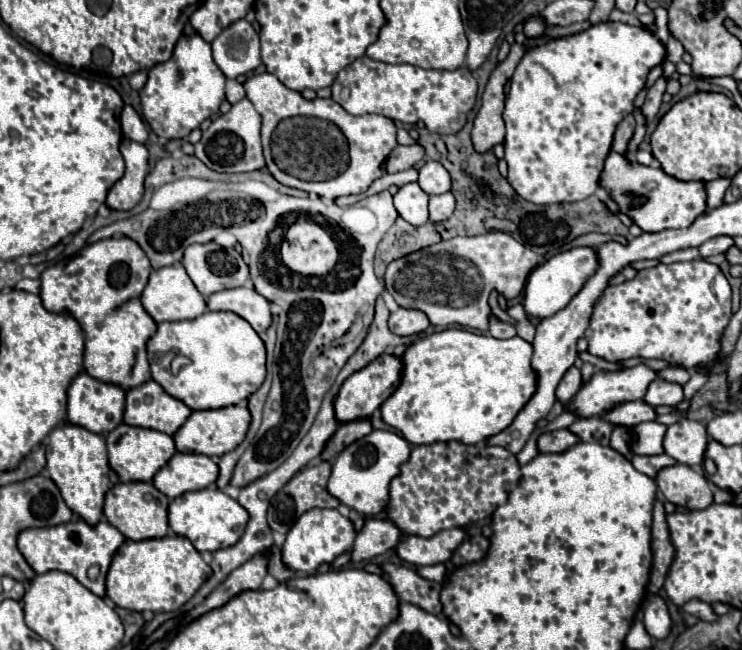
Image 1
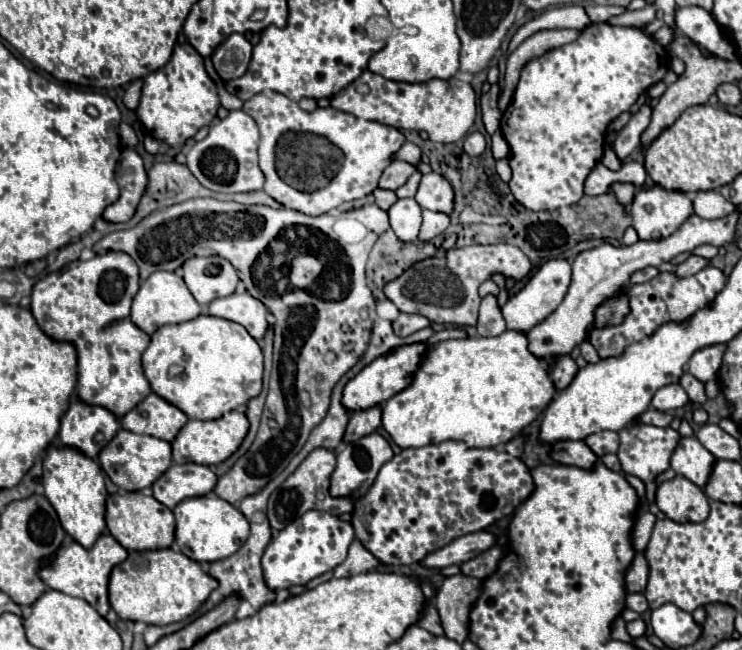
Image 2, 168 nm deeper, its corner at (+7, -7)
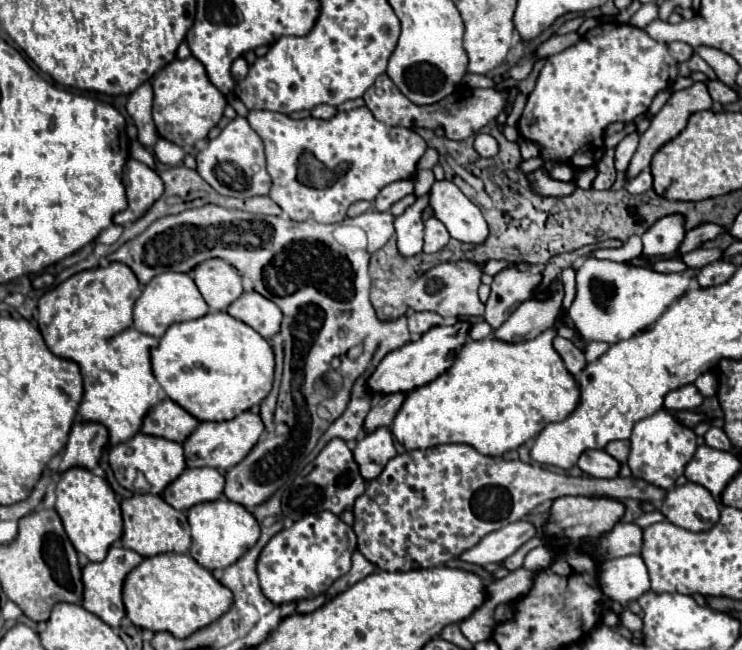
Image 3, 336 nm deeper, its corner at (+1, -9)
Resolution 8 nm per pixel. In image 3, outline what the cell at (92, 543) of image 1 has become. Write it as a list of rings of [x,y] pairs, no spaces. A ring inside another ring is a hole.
[[[111,545],[109,547],[109,553],[103,561],[99,563],[87,563],[83,569],[81,569],[81,579],[83,579],[83,601],[81,605],[99,615],[107,625],[111,627],[119,627],[119,621],[123,619],[125,615],[125,607],[123,607],[123,579],[125,575],[137,567],[141,563],[141,555],[131,551],[131,549],[125,549],[125,547],[117,547],[117,545]]]

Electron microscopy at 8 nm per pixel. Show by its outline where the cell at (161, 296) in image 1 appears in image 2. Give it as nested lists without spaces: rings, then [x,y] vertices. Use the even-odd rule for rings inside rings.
[[[157,271],[151,273],[139,287],[133,305],[131,305],[131,321],[145,331],[147,335],[155,333],[159,327],[169,325],[169,323],[183,323],[183,321],[191,321],[197,315],[203,313],[203,307],[195,301],[195,297],[191,295],[191,291],[187,289],[183,277],[179,277],[177,273],[169,273],[169,271]]]

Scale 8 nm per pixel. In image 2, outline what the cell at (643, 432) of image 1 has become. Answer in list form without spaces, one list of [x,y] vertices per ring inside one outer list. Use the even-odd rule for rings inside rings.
[[[633,423],[633,425],[627,425],[625,429],[621,429],[619,433],[621,437],[621,445],[619,445],[619,451],[617,451],[617,457],[621,461],[621,467],[627,475],[635,475],[639,477],[645,487],[647,487],[647,499],[655,497],[655,489],[657,489],[657,475],[661,475],[663,471],[667,471],[671,465],[671,455],[681,439],[681,435],[671,429],[671,427],[655,427],[655,425],[645,425],[645,423]]]

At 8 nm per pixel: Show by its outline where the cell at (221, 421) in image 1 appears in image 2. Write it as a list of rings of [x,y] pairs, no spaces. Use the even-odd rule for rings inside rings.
[[[231,411],[225,417],[219,417],[213,421],[189,419],[181,429],[181,433],[175,437],[175,441],[171,443],[173,459],[175,463],[189,461],[189,463],[201,463],[201,465],[217,465],[239,449],[247,431],[249,431],[249,421],[247,421],[247,415],[241,411]]]

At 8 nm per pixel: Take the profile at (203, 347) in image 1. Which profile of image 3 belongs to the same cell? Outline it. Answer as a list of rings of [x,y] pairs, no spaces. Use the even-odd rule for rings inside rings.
[[[225,311],[175,323],[151,351],[153,375],[167,397],[199,421],[227,421],[263,401],[273,385],[273,351],[269,343],[243,321]]]

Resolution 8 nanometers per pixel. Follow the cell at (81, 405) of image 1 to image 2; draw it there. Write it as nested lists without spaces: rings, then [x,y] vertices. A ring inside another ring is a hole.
[[[75,397],[61,419],[59,439],[65,447],[79,449],[83,455],[97,459],[99,451],[115,437],[117,429],[119,419],[111,411],[91,407]]]

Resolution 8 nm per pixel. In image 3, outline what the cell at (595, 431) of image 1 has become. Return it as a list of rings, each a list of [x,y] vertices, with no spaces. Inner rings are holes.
[[[611,441],[605,451],[615,457],[619,463],[625,463],[627,461],[627,455],[629,455],[629,443],[627,441]]]

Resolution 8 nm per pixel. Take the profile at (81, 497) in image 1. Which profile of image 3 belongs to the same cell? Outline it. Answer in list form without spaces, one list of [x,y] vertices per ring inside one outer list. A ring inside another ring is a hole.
[[[71,467],[59,475],[55,493],[57,493],[55,511],[59,513],[73,547],[89,561],[103,561],[107,549],[121,537],[123,531],[121,509],[109,483],[99,475],[93,475],[89,469]]]

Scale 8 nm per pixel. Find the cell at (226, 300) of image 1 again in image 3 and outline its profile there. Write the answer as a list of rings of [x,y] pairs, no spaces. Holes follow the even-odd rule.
[[[255,291],[243,293],[235,303],[227,307],[227,313],[253,327],[263,339],[271,339],[275,333],[279,333],[281,309]]]

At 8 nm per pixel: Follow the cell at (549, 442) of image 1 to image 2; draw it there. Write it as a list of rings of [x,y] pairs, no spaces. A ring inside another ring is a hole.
[[[559,441],[553,445],[551,457],[561,465],[593,469],[599,457],[585,445],[585,441]]]

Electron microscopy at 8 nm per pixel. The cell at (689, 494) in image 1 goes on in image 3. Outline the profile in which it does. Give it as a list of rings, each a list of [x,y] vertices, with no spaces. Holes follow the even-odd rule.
[[[685,483],[667,491],[659,511],[677,527],[687,531],[707,531],[719,521],[719,507],[713,495],[697,485]]]

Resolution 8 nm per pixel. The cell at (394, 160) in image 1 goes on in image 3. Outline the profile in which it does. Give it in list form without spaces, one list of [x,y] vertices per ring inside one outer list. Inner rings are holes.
[[[411,175],[411,179],[401,179],[399,183],[391,183],[391,185],[383,187],[383,191],[375,199],[375,209],[377,211],[389,211],[389,207],[395,201],[403,199],[405,195],[411,195],[413,193],[413,181],[415,181],[415,175]]]

